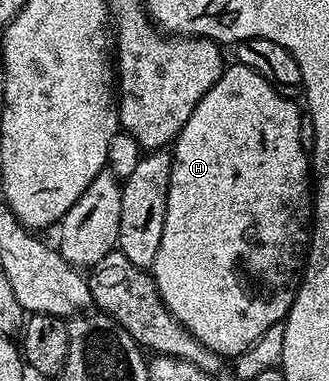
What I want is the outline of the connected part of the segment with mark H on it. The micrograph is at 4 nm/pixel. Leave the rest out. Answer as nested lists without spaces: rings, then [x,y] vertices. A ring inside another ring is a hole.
[[[231,63],[224,68],[221,79],[205,91],[203,98],[193,107],[189,123],[179,132],[173,142],[171,153],[171,174],[169,175],[169,199],[165,207],[165,231],[161,235],[161,248],[157,250],[157,259],[150,267],[150,274],[155,278],[157,291],[165,307],[185,328],[189,330],[211,353],[219,354],[223,359],[234,359],[257,343],[269,327],[280,324],[286,318],[299,290],[299,279],[307,259],[311,243],[309,226],[313,221],[313,177],[309,172],[309,153],[302,149],[300,124],[303,117],[292,98],[281,95],[257,71],[238,63]]]

